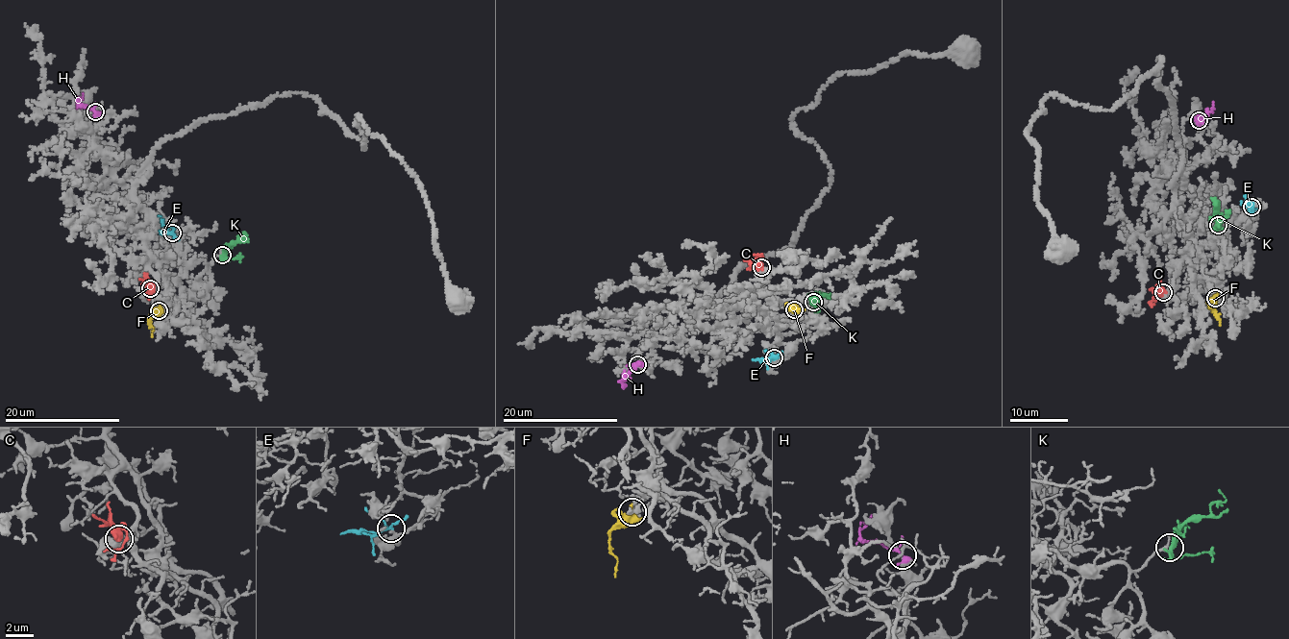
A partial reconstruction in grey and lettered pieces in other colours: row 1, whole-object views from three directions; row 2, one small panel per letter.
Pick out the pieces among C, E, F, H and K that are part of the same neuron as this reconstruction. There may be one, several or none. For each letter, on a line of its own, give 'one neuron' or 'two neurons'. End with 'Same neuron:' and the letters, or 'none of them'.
C: one neuron
E: two neurons
F: two neurons
H: two neurons
K: one neuron
Same neuron: C, K

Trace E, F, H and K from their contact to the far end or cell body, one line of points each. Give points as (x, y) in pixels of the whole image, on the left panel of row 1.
E: (173, 232), (166, 231), (159, 216)
F: (159, 309), (150, 319), (152, 337)
H: (94, 111), (80, 106), (78, 101), (83, 94)
K: (222, 255), (245, 234), (243, 231)

